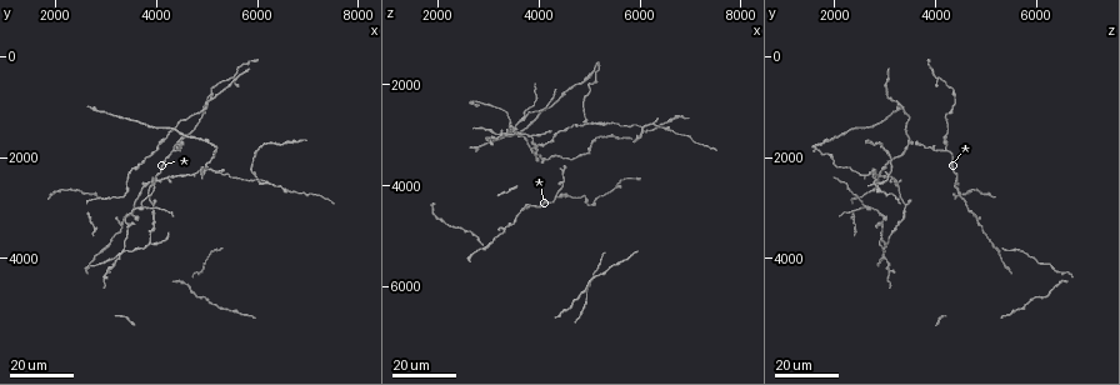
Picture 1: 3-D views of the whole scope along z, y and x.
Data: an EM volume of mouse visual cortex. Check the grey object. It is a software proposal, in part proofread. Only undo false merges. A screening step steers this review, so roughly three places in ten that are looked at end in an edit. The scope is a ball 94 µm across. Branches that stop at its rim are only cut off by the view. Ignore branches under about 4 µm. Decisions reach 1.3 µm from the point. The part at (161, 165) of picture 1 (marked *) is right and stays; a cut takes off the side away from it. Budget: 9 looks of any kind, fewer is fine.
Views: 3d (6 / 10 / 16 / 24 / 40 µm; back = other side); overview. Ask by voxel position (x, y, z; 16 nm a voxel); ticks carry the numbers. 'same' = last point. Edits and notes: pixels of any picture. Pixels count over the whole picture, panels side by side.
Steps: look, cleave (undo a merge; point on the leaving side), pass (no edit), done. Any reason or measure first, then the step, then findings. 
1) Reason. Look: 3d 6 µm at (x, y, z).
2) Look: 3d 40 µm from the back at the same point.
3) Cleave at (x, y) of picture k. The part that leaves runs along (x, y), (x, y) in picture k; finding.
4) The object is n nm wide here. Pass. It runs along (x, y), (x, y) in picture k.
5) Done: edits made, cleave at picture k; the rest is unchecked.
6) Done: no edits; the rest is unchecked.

Four or more arms meet. Look: 3d 16 µm at (4950, 2300, 2750).

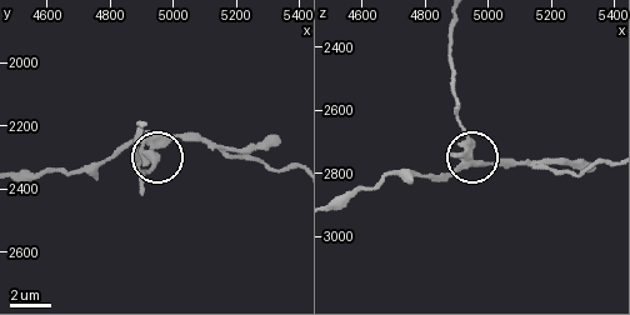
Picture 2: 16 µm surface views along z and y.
Look: 3d 6 µm at the same point.

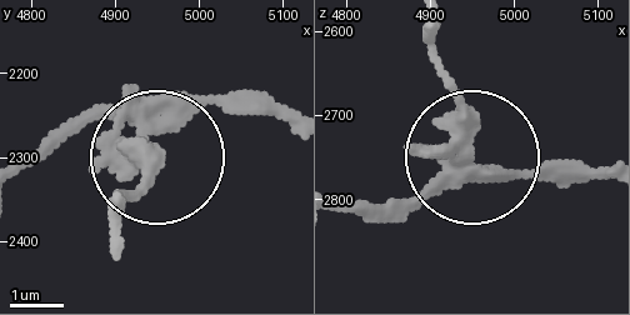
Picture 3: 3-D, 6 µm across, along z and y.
The object is 350 nm wide here. Cleave at (150, 179) of picture 3. The part that leaves runs along (134, 119), (146, 155), (120, 195) in picture 3; two neurons meet here.

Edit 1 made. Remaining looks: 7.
Branch point. Look: 3d 24 µm at (6150, 2550, 2800).

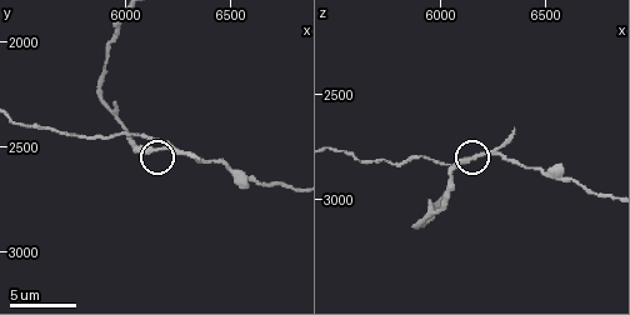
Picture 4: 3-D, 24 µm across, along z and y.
Look: 3d 6 µm at (6210, 2500, 2790).

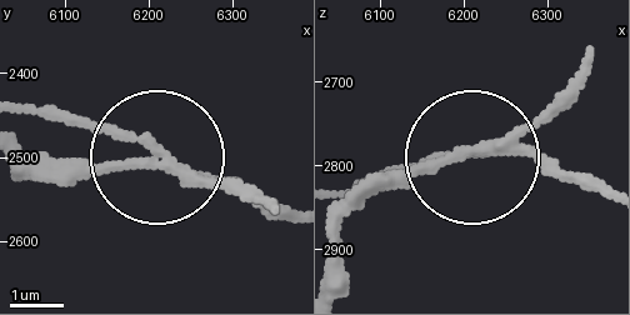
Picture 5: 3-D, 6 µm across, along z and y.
Cleave at (93, 173) of picture 5. The part that leaves runs along (173, 175), (136, 163), (20, 163) in picture 5; a second neuron is stuck on.

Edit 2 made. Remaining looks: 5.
Three-way junction. Look: 3d 16 µm at (3250, 3350, 4800).

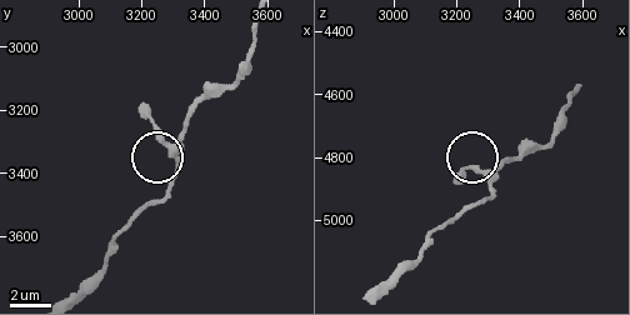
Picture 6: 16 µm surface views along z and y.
Closer look. Look: 3d 6 µm at (3280, 3330, 4840).

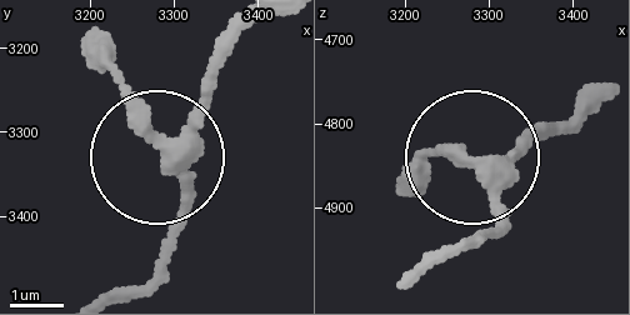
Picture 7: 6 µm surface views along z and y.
The object is 320 nm wide here. Pass. Continuous, no second neuron.

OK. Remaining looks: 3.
Arms part here. Look: 3d 24 µm at (3800, 3650, 3050).

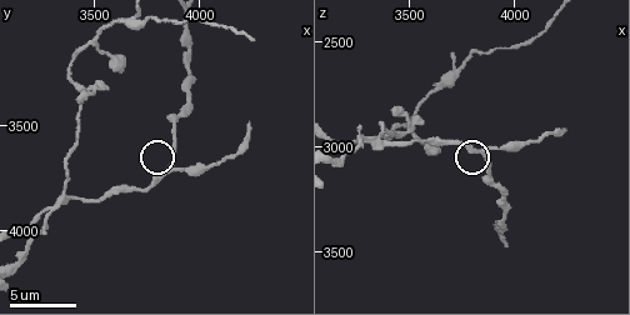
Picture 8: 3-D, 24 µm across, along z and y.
Zoom in. Look: 3d 6 µm at (3860, 3710, 3020).

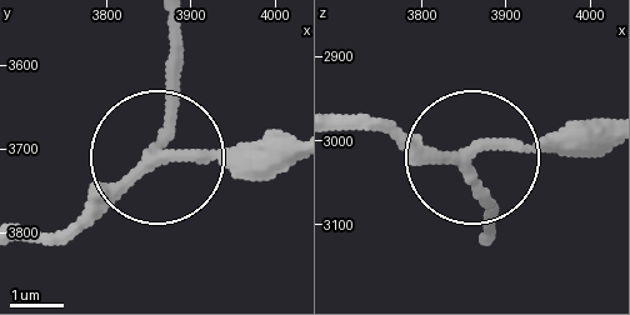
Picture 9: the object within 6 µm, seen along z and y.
From behind. Look: 3d 6 µm from the back at (3860, 3710, 3020).

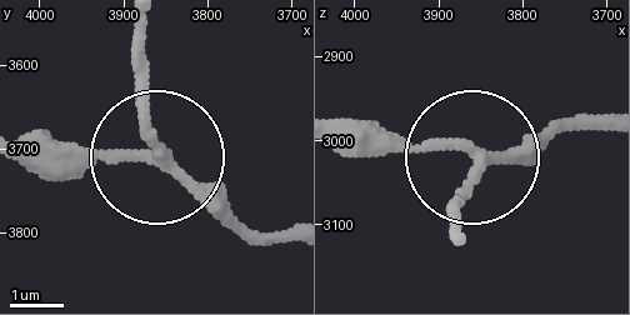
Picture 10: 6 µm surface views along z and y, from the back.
The side arm is 9 µm long. Pass. It runs along (286, 234), (233, 230), (139, 154), (23, 154) in picture 10; one neuron here.

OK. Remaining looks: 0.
Done: edits made, cleave at picture 3, cleave at picture 5; the rest is unchecked.

